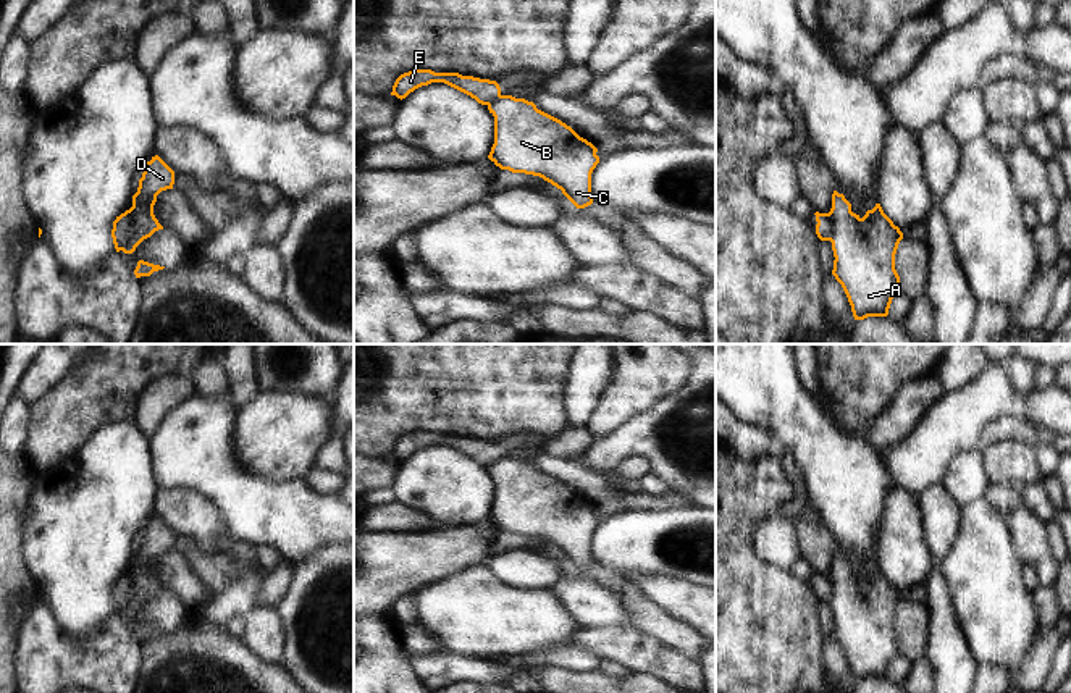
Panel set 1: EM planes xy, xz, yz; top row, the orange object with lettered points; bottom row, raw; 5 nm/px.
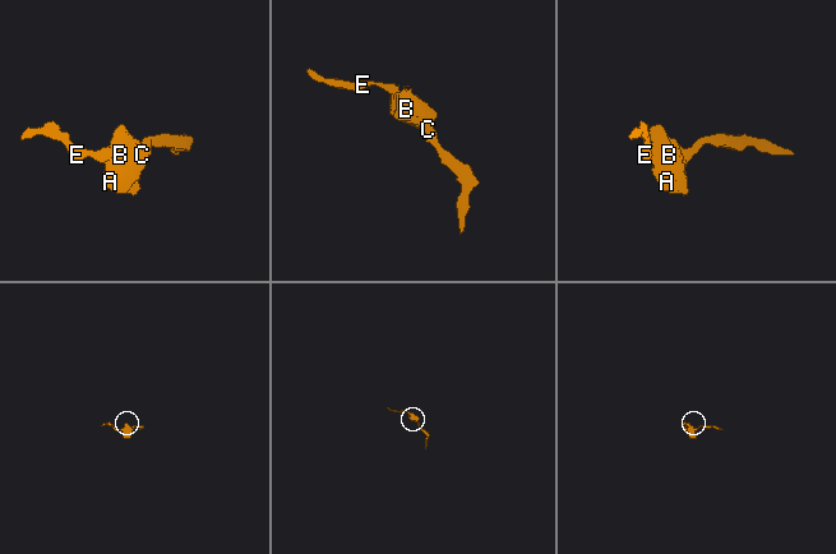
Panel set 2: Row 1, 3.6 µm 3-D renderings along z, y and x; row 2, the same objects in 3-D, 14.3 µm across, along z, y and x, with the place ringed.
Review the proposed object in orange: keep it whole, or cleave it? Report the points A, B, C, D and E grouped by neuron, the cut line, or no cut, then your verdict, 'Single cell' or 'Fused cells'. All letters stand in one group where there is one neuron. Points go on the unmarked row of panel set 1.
Groups: A B C D / E. Split along xy (130, 572), (133, 595), (123, 613). Fused cells

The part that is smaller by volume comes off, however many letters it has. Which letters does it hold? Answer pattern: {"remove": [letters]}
{"remove": ["E"]}

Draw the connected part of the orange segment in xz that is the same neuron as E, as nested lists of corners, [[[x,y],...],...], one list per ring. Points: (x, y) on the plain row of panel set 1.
[[[415,431],[401,436],[393,447],[391,457],[396,457],[402,462],[415,451],[431,444],[444,444],[470,457],[481,467],[488,467],[489,464],[501,459],[501,449],[496,443],[462,438],[459,435],[435,435],[431,431]]]

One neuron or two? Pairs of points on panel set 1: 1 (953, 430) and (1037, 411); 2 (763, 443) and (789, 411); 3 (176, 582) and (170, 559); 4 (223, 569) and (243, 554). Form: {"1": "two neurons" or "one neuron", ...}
{"1": "one neuron", "2": "two neurons", "3": "one neuron", "4": "one neuron"}

